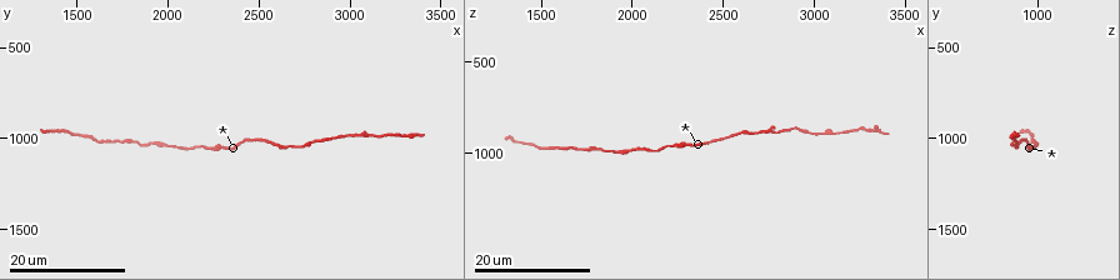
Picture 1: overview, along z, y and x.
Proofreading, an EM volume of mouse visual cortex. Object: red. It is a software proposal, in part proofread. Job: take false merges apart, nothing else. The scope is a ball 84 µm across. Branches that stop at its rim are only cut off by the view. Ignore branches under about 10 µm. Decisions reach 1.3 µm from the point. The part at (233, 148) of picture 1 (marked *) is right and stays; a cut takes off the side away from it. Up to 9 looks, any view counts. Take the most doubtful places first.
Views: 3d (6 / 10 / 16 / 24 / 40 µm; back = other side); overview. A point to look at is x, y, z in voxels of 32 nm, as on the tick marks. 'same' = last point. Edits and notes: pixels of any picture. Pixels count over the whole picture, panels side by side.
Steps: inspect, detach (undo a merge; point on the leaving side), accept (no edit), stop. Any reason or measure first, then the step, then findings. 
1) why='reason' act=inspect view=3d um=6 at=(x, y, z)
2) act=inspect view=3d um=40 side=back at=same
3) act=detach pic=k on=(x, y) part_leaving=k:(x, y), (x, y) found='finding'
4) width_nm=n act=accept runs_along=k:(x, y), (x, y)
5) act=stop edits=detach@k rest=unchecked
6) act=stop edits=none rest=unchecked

why='calibre changes' act=inspect view=3d um=24 at=(1740, 1020, 980)

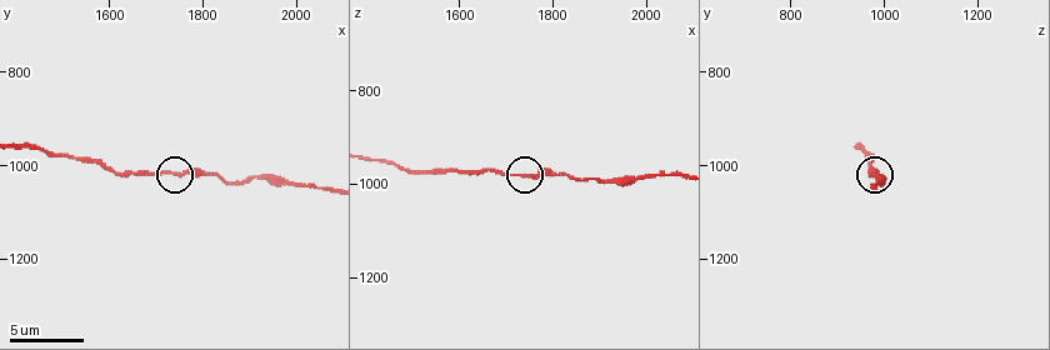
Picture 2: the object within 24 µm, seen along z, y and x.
act=inspect view=3d um=6 at=(1755, 1015, 985)

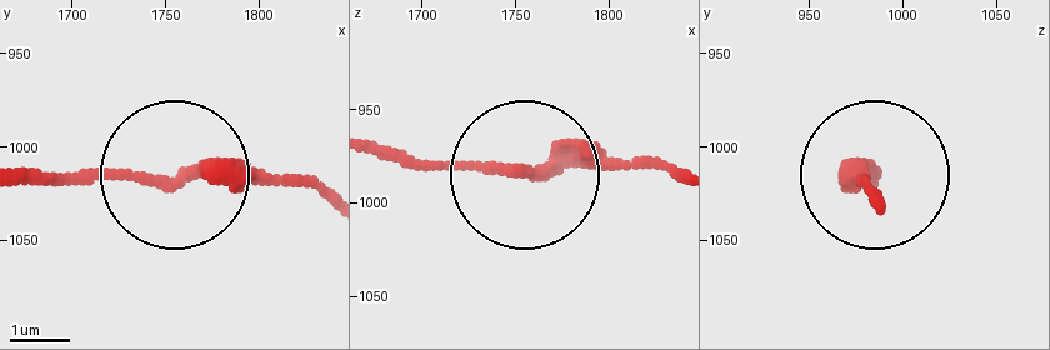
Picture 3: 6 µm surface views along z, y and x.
act=accept runs_along=3:(319, 193), (199, 173), (20, 173) found='one neuron here'

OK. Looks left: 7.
why='thick turns thin' act=inspect view=3d um=16 at=(2220, 1040, 960)

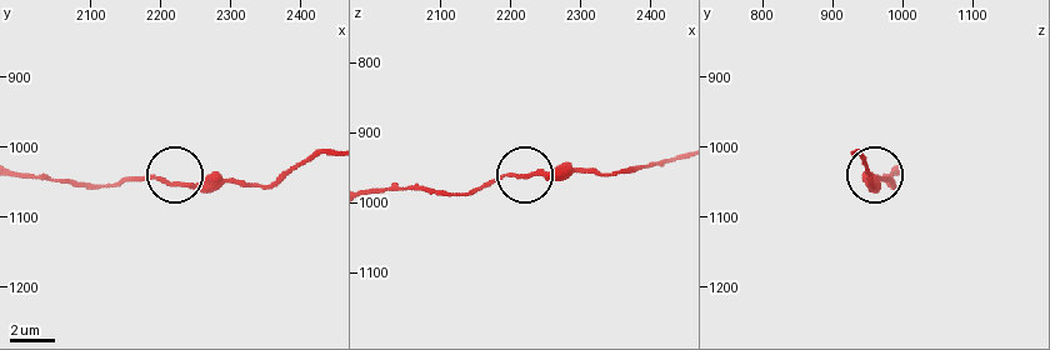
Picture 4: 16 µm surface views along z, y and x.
act=inspect view=3d um=6 at=(2235, 1050, 960)

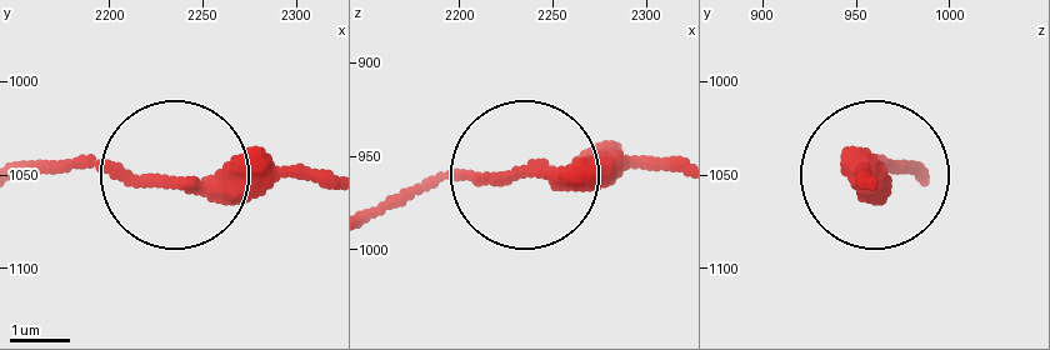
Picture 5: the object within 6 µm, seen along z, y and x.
width_nm=230 act=accept runs_along=5:(319, 173), (124, 181), (20, 168) found='all the same neuron'

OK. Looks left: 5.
act=inspect view=3d um=10 at=(1920, 1025, 995)

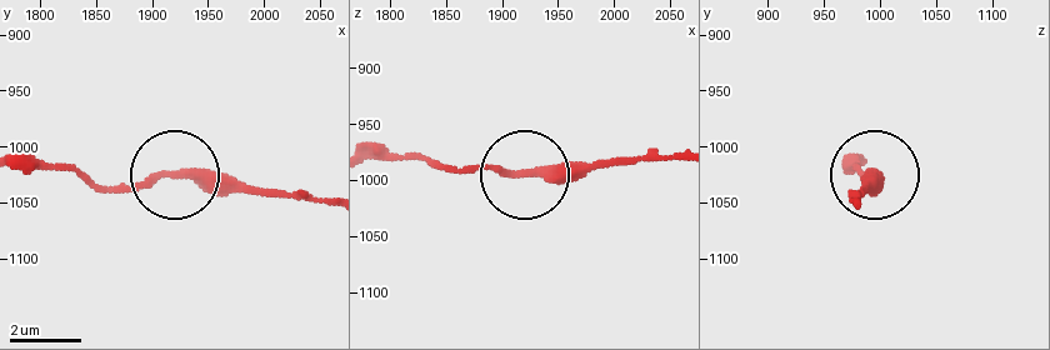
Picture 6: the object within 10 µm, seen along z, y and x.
act=inspect view=3d um=6 at=(1920, 1024, 996)

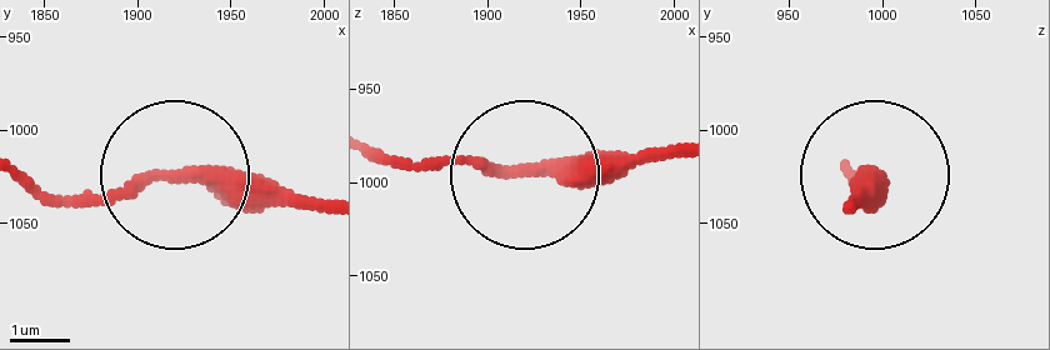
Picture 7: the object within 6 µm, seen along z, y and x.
act=accept runs_along=7:(674, 146), (554, 171), (395, 156) found='one neuron here'

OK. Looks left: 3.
why='calibre changes' act=inspect view=3d um=16 at=(2780, 1020, 880)

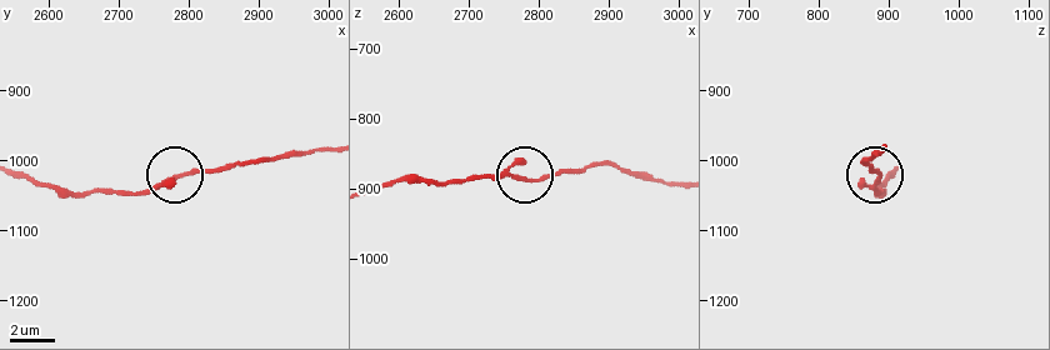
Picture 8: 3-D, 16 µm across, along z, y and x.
why='closer look' act=inspect view=3d um=10 at=(2790, 1025, 890)

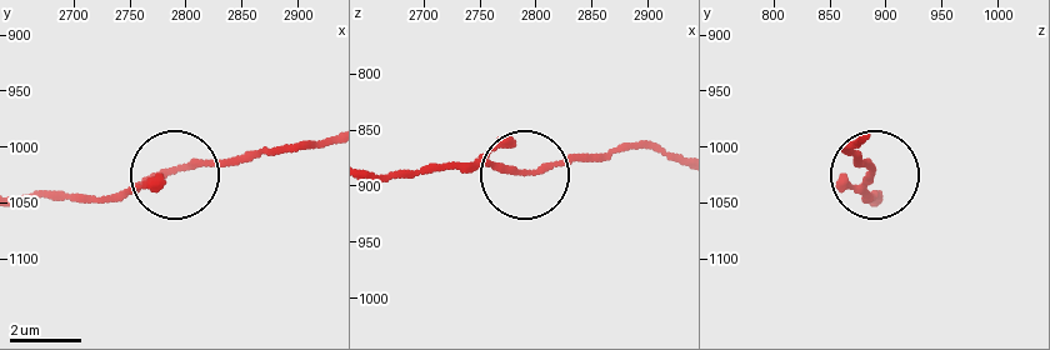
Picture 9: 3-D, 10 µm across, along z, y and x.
width_nm=180 act=accept found='one neuron here'

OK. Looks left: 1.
act=stop edits=none rest=unchecked

